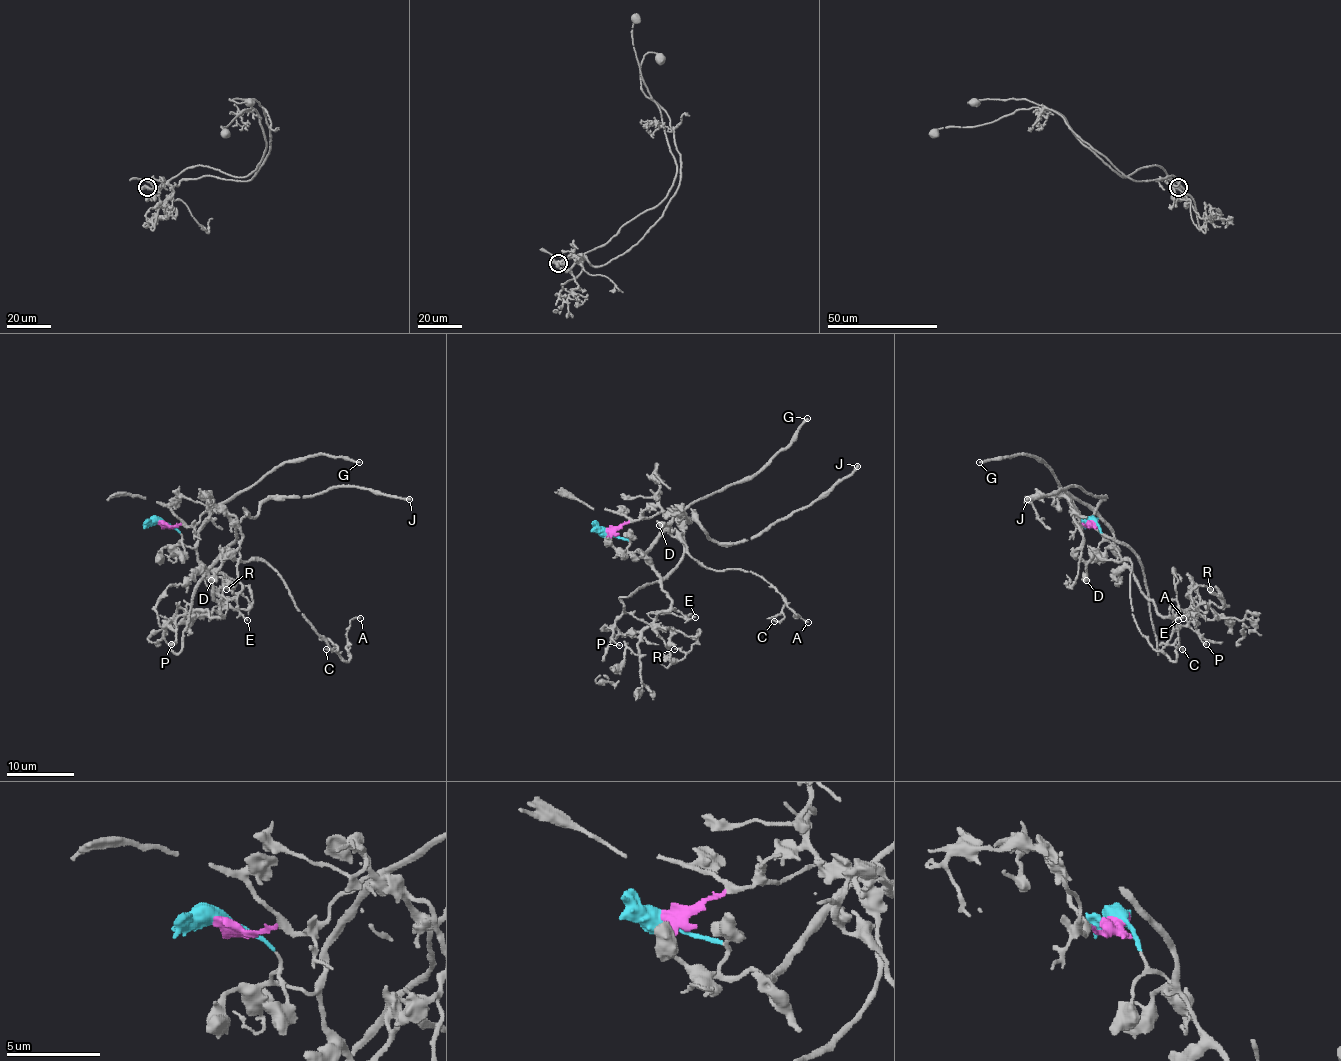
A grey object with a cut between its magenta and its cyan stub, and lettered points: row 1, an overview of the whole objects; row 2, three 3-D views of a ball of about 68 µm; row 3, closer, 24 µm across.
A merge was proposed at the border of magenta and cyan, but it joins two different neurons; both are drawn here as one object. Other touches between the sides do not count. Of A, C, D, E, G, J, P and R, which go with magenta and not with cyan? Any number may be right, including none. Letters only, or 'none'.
A, C, D, J, P

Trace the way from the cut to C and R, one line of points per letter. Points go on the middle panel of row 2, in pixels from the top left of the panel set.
C: (610, 533), (684, 512), (689, 521), (670, 524), (691, 555), (761, 576), (783, 598), (773, 620)
R: (610, 533), (660, 576), (670, 602), (652, 625), (679, 661), (686, 654), (674, 649)

